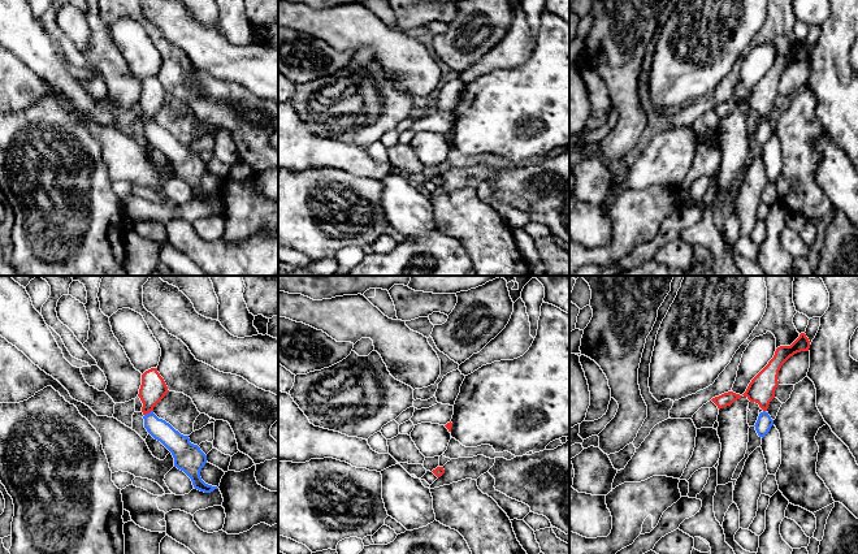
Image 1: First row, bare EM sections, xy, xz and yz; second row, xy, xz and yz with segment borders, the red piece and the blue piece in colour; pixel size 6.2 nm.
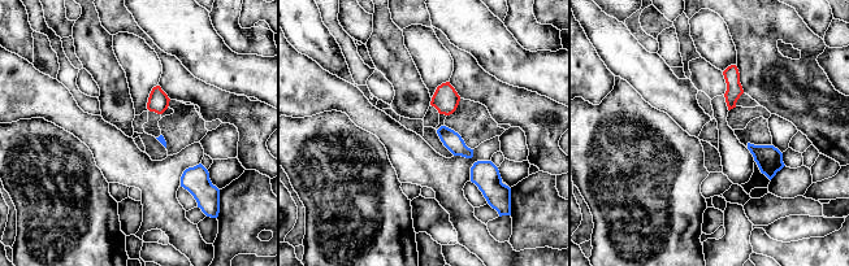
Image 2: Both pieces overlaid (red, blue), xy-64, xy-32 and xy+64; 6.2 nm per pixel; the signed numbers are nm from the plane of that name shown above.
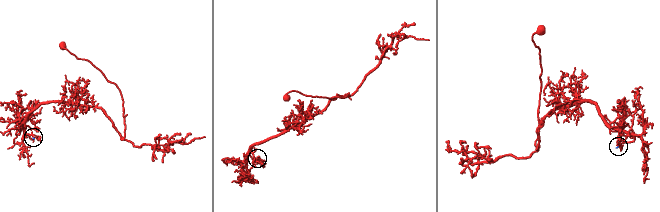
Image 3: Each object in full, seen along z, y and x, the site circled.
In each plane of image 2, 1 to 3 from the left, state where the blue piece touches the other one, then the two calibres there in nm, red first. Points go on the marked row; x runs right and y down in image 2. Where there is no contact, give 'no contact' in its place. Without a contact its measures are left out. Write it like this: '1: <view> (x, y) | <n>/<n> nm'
1: no contact
2: no contact
3: no contact

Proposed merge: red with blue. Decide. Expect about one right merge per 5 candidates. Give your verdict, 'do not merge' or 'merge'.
merge

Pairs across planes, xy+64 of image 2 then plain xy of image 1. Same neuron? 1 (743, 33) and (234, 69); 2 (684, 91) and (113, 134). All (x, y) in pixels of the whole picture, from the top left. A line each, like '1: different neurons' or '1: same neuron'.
1: different neurons
2: different neurons

